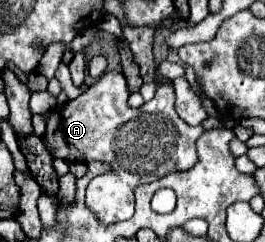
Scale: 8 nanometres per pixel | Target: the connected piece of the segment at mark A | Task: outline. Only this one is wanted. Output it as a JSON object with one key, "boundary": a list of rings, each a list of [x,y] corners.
{"boundary":[[[105,73],[101,79],[97,79],[83,95],[69,101],[67,105],[53,109],[47,119],[47,131],[43,135],[43,143],[49,149],[53,157],[61,157],[63,161],[105,161],[113,169],[107,175],[99,175],[89,183],[86,189],[86,205],[97,215],[103,223],[115,223],[130,219],[134,214],[135,198],[134,189],[141,183],[157,181],[159,177],[171,173],[171,171],[187,171],[197,163],[197,149],[195,141],[203,135],[203,127],[191,127],[185,125],[185,121],[177,115],[173,103],[175,93],[173,87],[167,83],[157,85],[157,93],[151,101],[147,101],[139,109],[131,109],[128,105],[130,96],[126,78],[121,73]]]}

